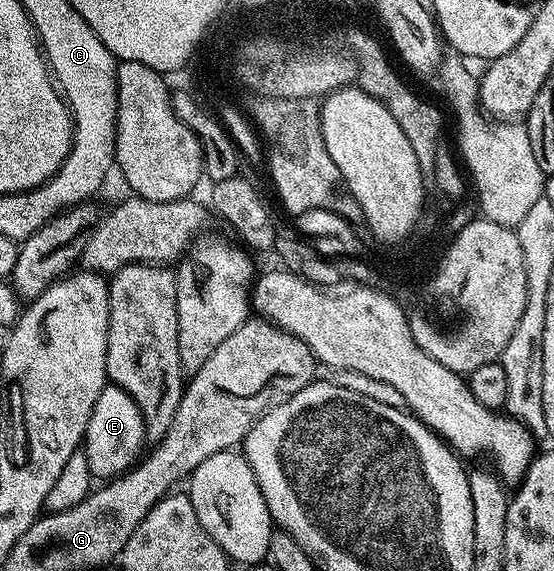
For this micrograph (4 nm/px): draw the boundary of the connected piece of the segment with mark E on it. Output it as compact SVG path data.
M105 383L98 402L94 402L94 410L90 410L82 445L93 477L114 478L123 473L135 461L136 450L142 444L142 431L141 414L130 394L114 383Z

